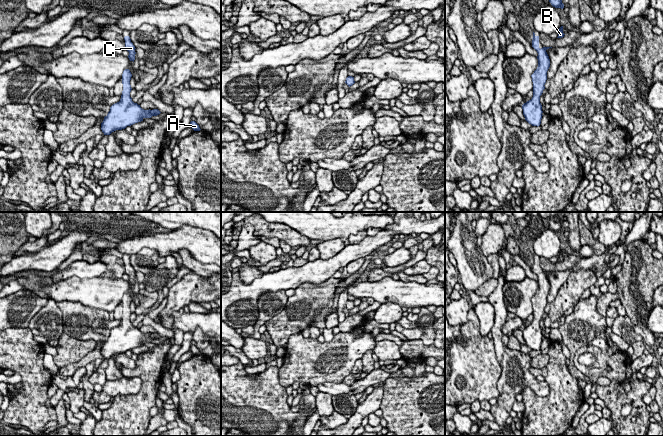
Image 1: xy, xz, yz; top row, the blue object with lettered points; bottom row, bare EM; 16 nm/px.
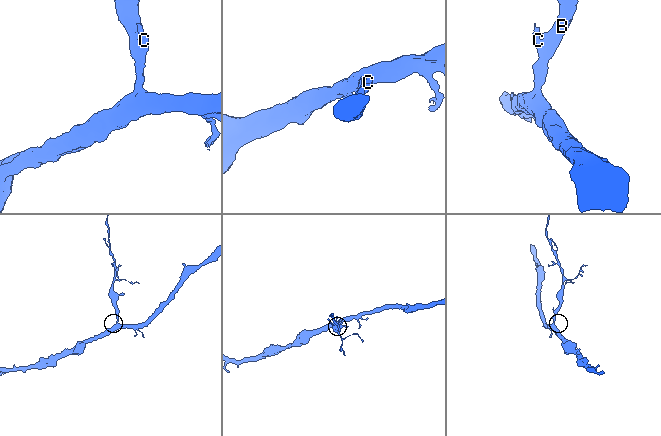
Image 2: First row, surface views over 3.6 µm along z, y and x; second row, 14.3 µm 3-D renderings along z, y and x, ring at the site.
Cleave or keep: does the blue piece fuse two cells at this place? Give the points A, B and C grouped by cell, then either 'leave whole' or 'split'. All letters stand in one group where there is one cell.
A B C | leave whole

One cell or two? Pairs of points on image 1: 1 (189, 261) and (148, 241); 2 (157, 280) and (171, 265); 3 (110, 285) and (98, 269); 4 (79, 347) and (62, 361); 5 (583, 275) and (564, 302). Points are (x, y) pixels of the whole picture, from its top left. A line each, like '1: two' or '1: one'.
1: two
2: one
3: two
4: one
5: one

